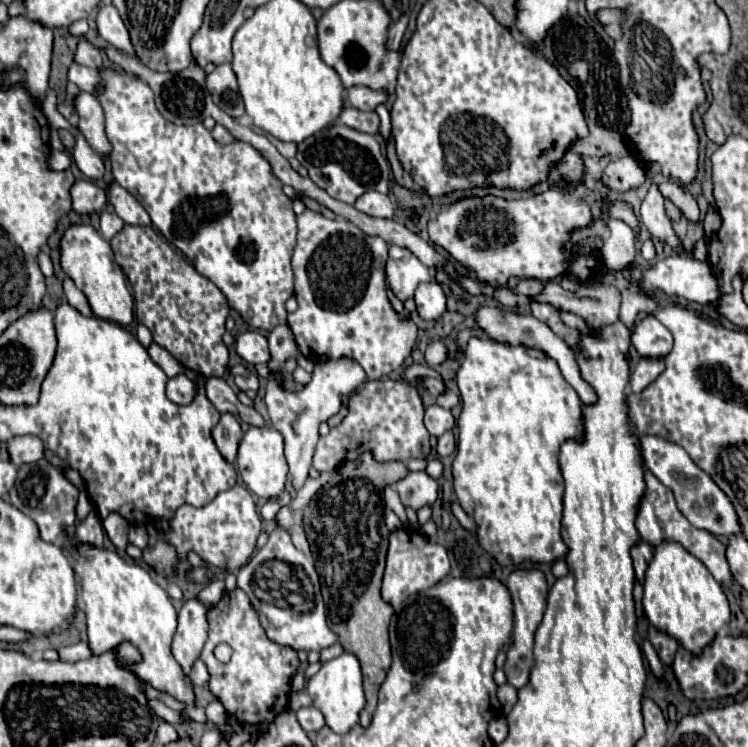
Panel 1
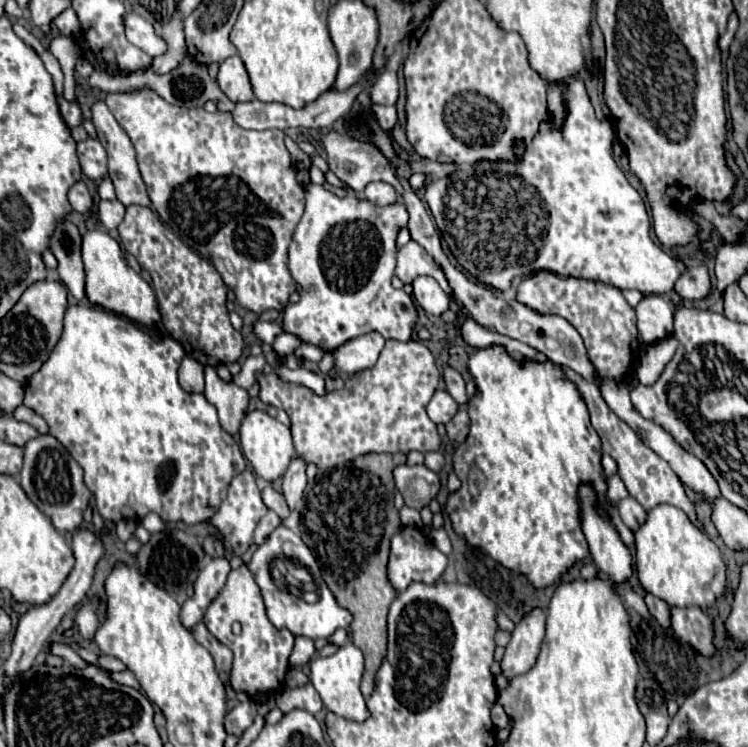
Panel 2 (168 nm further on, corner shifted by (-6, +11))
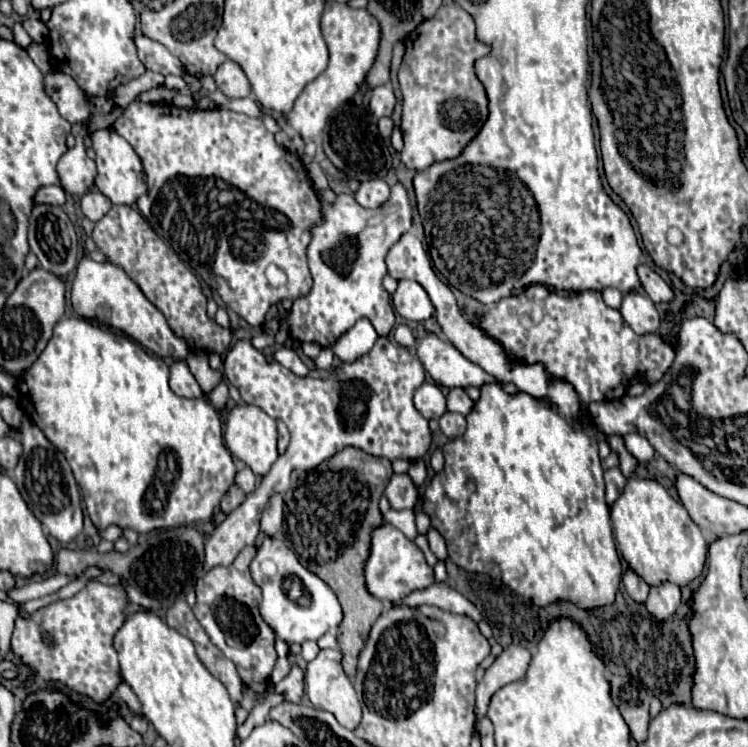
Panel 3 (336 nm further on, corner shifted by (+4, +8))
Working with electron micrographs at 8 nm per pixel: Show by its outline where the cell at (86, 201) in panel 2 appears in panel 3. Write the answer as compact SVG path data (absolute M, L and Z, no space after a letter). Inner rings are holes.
M41 186L33 198L35 204L51 204L51 206L63 206L65 204L65 192L61 186Z

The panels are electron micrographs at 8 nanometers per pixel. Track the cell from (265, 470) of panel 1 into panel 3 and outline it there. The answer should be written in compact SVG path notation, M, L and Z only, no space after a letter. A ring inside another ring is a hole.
M251 404L233 406L225 422L225 444L235 458L245 462L255 474L263 476L269 472L269 468L279 456L277 454L277 424L259 406L251 406Z

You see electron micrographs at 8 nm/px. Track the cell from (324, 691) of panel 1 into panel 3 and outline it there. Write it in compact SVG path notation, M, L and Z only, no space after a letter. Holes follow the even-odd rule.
M321 650L317 654L317 658L307 664L305 686L307 686L307 696L315 708L331 712L349 730L355 730L359 726L361 704L359 704L359 698L353 690L351 680L345 676L345 672L341 668L341 652L339 650Z

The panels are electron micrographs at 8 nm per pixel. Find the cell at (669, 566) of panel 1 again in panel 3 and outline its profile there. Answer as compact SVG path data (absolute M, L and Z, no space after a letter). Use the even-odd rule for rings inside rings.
M627 478L621 496L611 504L611 524L621 556L651 586L663 580L687 586L705 568L707 542L699 526L691 520L683 504L653 478Z

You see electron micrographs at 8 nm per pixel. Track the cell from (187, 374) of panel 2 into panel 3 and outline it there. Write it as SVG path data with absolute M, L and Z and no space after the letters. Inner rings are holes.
M177 360L171 364L171 378L169 378L169 386L177 396L185 396L185 398L201 398L203 392L195 380L195 376L191 374L189 366L185 360Z

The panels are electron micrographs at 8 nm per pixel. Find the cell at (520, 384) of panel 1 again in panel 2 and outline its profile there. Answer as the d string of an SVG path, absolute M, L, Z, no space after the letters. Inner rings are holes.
M491 345L491 347L483 347L483 349L475 349L473 355L467 361L469 365L469 373L473 375L475 383L477 383L477 393L469 399L467 403L467 413L471 419L471 431L465 439L465 443L461 443L453 455L453 467L455 473L461 481L461 489L457 493L451 493L447 499L447 513L453 521L453 529L463 535L467 539L469 545L473 547L481 547L491 559L499 561L503 567L519 571L523 575L529 577L529 581L535 587L547 587L551 583L555 583L555 579L559 579L559 575L563 571L567 571L575 561L581 561L585 557L589 557L589 549L587 549L587 541L583 537L581 525L579 525L579 501L577 501L577 485L583 481L591 481L593 487L599 493L599 499L605 499L605 491L607 491L607 483L601 471L601 441L597 431L593 429L591 421L589 421L589 411L587 405L577 389L577 385L567 379L565 371L553 363L553 361L537 361L537 359L523 359L523 361L515 361L507 349L503 345Z

